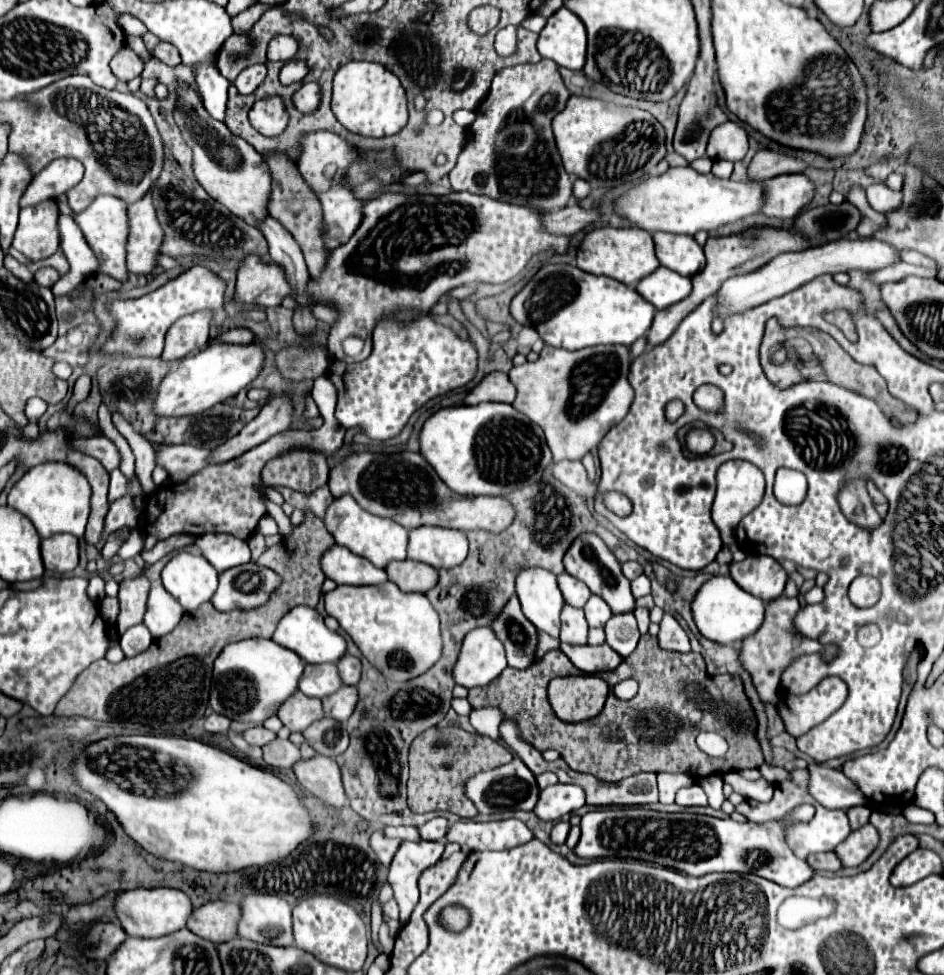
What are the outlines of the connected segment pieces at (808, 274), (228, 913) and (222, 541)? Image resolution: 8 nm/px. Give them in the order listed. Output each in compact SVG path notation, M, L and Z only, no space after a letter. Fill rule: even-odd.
M856 238L856 240L836 240L828 242L828 246L816 246L816 248L806 248L800 252L786 252L778 254L774 260L764 264L762 268L750 272L750 274L740 274L728 278L722 288L718 290L718 302L716 302L716 318L712 320L711 330L722 332L724 322L722 316L730 314L742 314L744 310L756 308L772 298L784 296L790 290L802 286L804 282L810 282L812 278L820 274L836 274L836 272L850 272L850 270L864 270L864 272L874 272L882 270L888 266L894 266L902 262L902 248L896 248L894 244L886 240L876 240L876 238Z
M208 902L192 912L188 928L196 936L210 942L230 942L238 936L238 922L242 918L242 908L238 902Z
M202 534L196 538L196 546L218 572L250 562L250 548L246 540L232 534Z

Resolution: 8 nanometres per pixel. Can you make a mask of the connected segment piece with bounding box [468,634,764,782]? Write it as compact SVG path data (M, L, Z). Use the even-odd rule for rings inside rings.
M644 634L636 652L624 658L616 670L604 672L602 676L610 684L610 690L620 680L634 678L640 688L632 700L616 698L600 676L570 676L582 674L562 650L551 650L528 670L506 668L496 682L472 688L468 702L472 708L500 708L504 718L518 724L524 742L530 742L540 752L554 748L572 770L592 774L604 782L620 782L638 772L684 772L696 780L716 772L736 772L764 764L764 754L756 740L758 720L744 692L742 678L734 674L710 676L704 658L696 652L680 654L662 650L658 638ZM700 730L722 732L730 750L722 758L710 758L696 746Z

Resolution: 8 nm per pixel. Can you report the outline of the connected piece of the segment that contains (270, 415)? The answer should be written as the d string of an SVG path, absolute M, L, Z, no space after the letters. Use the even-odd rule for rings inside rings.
M272 398L262 412L240 430L240 434L210 452L208 464L222 464L238 458L250 448L256 448L256 444L262 444L280 430L286 430L290 426L290 414L292 406L288 398Z

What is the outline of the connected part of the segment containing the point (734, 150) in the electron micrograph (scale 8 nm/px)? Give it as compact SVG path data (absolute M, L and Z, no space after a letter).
M724 122L716 126L708 140L708 158L736 162L748 152L746 130L736 122Z

